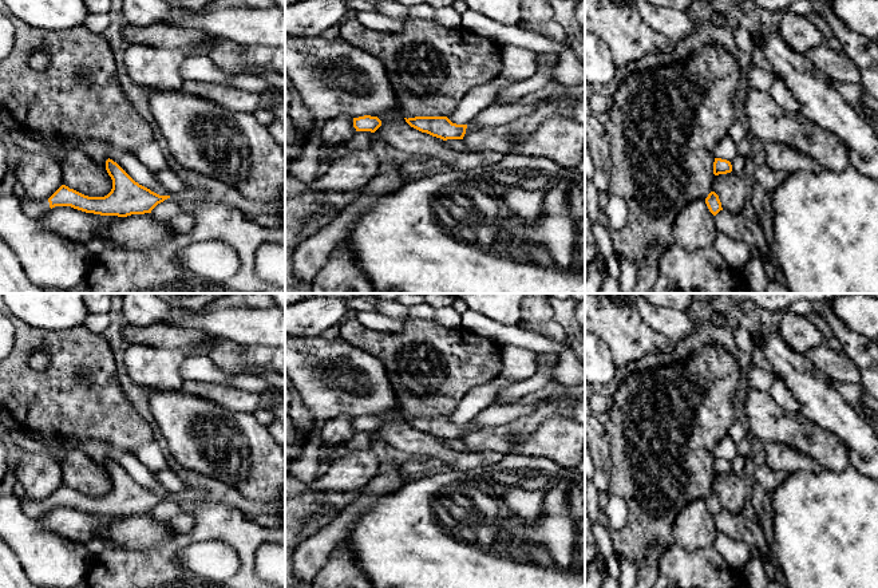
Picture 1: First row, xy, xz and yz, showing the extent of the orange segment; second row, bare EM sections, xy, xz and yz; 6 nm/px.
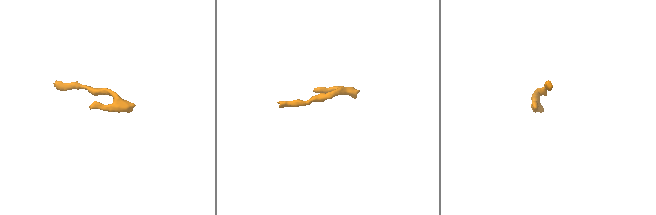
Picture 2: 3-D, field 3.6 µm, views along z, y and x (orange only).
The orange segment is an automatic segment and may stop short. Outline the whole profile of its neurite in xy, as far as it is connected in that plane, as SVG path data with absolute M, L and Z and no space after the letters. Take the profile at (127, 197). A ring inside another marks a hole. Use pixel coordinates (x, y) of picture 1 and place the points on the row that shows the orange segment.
M106 161L106 170L112 179L112 189L104 197L88 197L66 185L62 185L44 201L27 201L20 198L23 210L32 218L55 206L74 209L100 216L127 217L131 214L151 213L151 210L170 196L159 196L135 182L116 162Z

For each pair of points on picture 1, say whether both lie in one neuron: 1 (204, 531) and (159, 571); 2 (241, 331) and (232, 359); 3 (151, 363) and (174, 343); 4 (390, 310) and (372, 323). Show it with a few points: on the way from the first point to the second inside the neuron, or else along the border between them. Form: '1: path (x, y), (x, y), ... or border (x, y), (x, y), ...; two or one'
1: path (190, 537), (184, 539), (165, 557); one
2: border (218, 336), (244, 346), (268, 347); two
3: border (137, 343), (178, 350), (185, 355); two
4: border (383, 314), (391, 318), (406, 319); two

